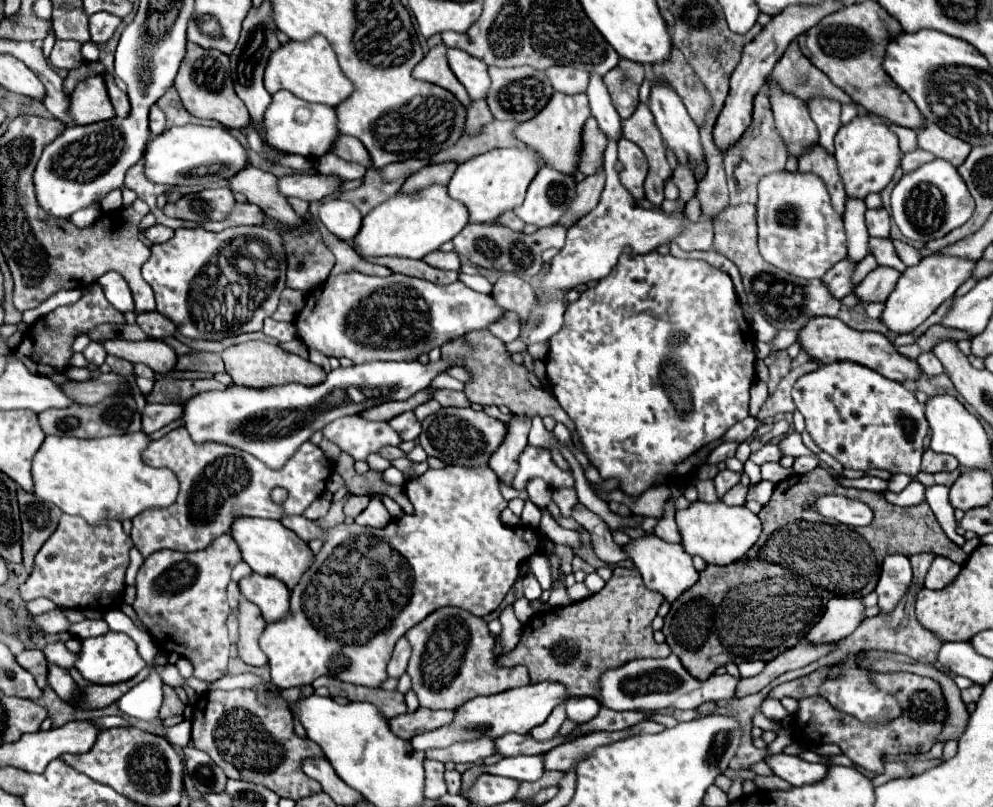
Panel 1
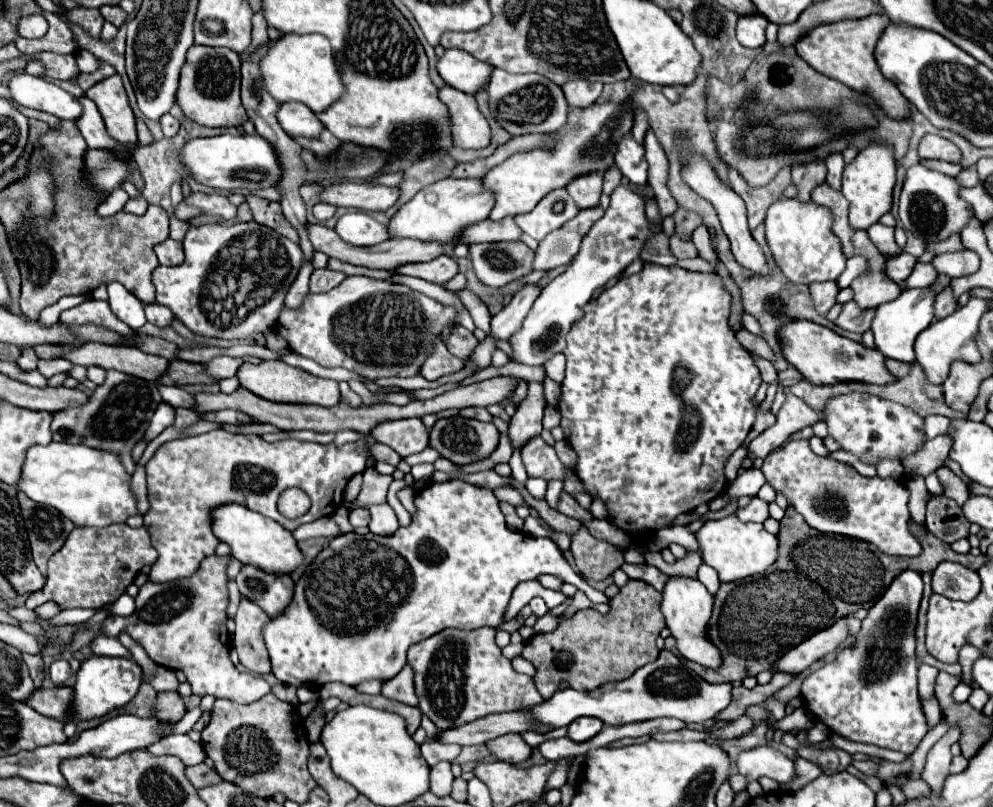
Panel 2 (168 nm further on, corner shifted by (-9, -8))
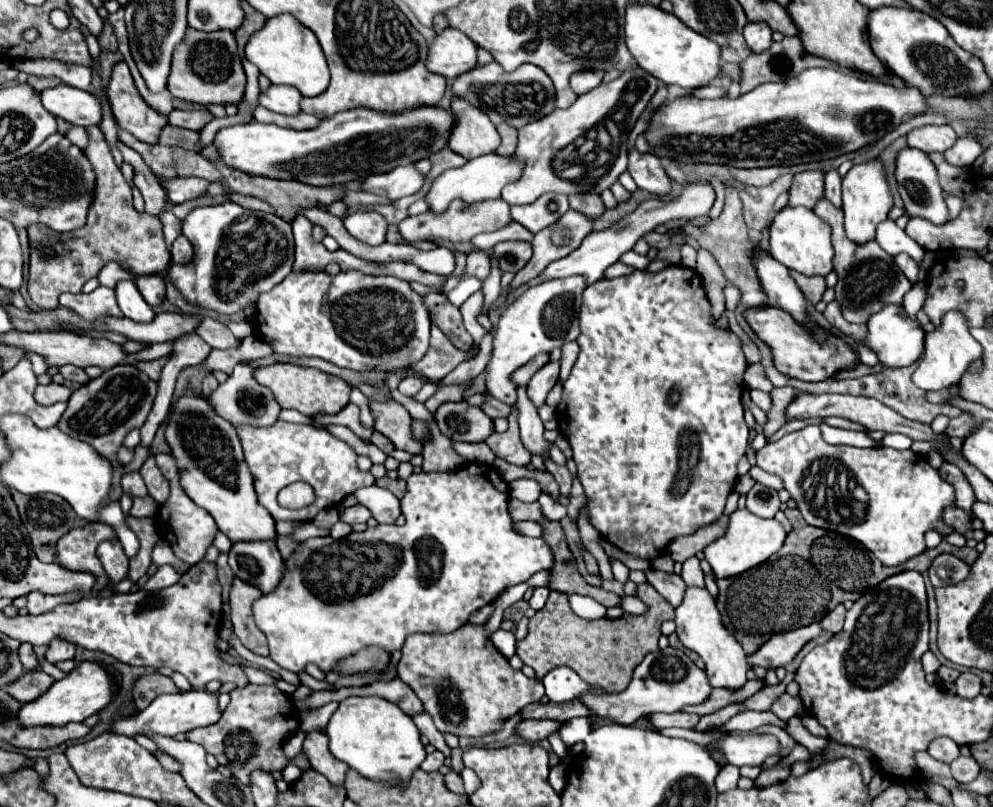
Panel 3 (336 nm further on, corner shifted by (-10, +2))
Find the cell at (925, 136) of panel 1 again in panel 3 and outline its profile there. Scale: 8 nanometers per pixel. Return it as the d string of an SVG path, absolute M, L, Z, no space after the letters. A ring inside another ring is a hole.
M922 126L922 128L914 128L906 136L906 142L910 148L918 148L930 154L930 152L944 152L952 148L956 138L958 136L952 126Z

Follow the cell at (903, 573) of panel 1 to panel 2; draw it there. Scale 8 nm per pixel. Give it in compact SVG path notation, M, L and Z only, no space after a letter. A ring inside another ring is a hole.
M915 570L901 572L869 610L855 644L805 678L801 686L805 706L831 732L847 740L899 750L907 756L927 734L927 720L917 696L919 664L915 660L915 624L921 596L921 574Z

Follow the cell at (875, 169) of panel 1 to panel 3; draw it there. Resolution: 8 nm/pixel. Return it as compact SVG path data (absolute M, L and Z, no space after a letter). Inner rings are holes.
M878 160L854 166L846 178L842 180L842 200L844 200L844 228L848 240L856 244L864 244L874 240L876 226L888 218L888 212L892 208L892 194L884 176L884 168Z

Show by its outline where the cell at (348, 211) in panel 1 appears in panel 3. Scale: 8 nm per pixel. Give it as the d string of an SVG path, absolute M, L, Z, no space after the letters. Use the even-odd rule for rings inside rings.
M356 212L344 218L346 230L368 246L378 246L386 240L388 222L378 212Z

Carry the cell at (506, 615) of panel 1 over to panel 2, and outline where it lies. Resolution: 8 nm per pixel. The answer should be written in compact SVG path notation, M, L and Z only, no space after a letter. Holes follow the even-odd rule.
M517 656L517 658L513 658L513 660L511 660L511 664L513 664L513 668L515 668L517 672L521 672L521 674L527 674L527 676L533 676L533 674L535 674L535 668L533 668L533 664L531 664L529 660L525 660L523 656Z

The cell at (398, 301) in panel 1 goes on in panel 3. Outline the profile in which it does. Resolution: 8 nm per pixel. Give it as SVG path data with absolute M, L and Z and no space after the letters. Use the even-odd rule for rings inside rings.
M358 270L338 272L336 276L326 272L290 272L280 286L260 294L256 306L254 336L270 344L276 354L322 358L340 368L358 372L390 372L396 368L408 368L412 362L420 360L420 340L428 340L430 336L430 316L422 304L422 296L416 294L406 280L394 276L368 276Z

